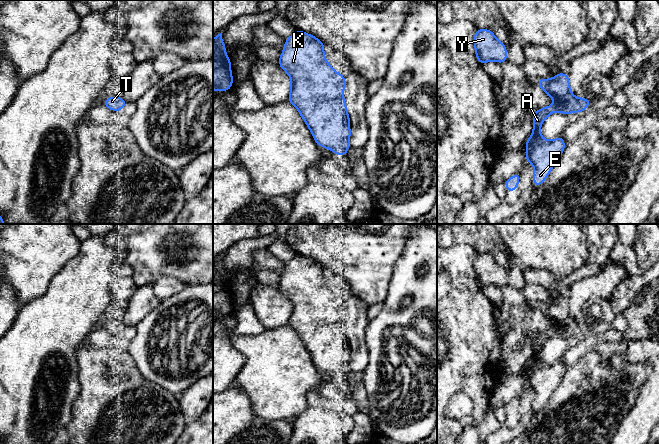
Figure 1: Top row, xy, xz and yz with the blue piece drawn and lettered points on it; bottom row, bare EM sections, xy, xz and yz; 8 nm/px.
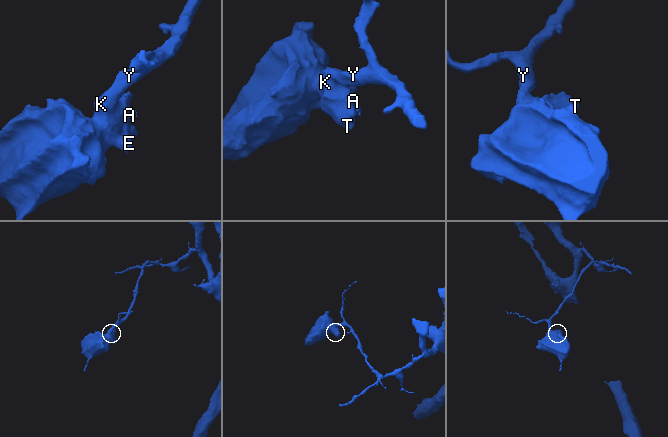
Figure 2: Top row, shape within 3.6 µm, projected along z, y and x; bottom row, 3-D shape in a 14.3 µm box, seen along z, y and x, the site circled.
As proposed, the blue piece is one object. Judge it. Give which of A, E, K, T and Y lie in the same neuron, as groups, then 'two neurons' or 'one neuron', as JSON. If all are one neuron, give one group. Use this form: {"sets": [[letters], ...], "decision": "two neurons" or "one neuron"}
{"sets": [["A", "E", "K", "T", "Y"]], "decision": "one neuron"}

